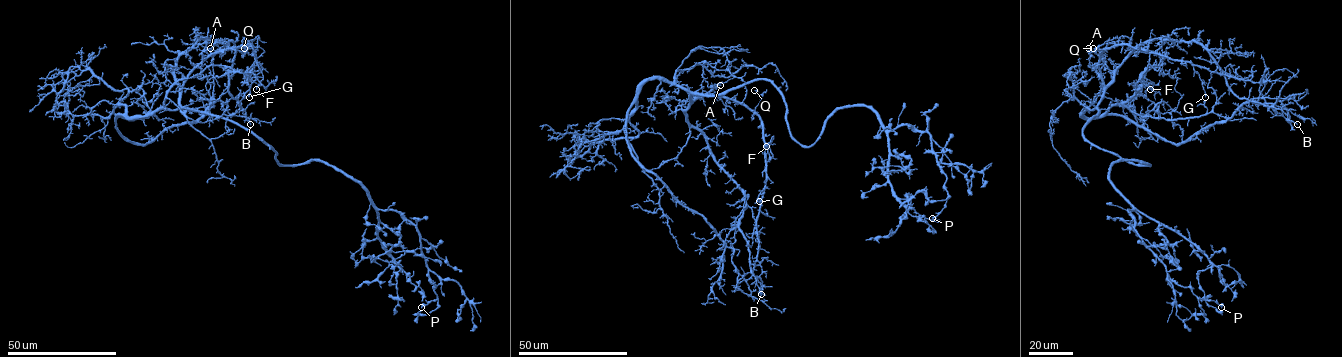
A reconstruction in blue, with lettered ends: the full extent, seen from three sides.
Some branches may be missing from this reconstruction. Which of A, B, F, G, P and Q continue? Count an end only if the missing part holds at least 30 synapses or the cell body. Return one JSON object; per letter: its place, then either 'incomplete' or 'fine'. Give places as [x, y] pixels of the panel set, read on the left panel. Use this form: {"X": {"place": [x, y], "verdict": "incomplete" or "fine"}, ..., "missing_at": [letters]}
{"A": {"place": [210, 48], "verdict": "fine"}, "B": {"place": [250, 124], "verdict": "incomplete"}, "F": {"place": [256, 89], "verdict": "fine"}, "G": {"place": [249, 97], "verdict": "fine"}, "P": {"place": [421, 307], "verdict": "fine"}, "Q": {"place": [244, 48], "verdict": "fine"}, "missing_at": ["B"]}

